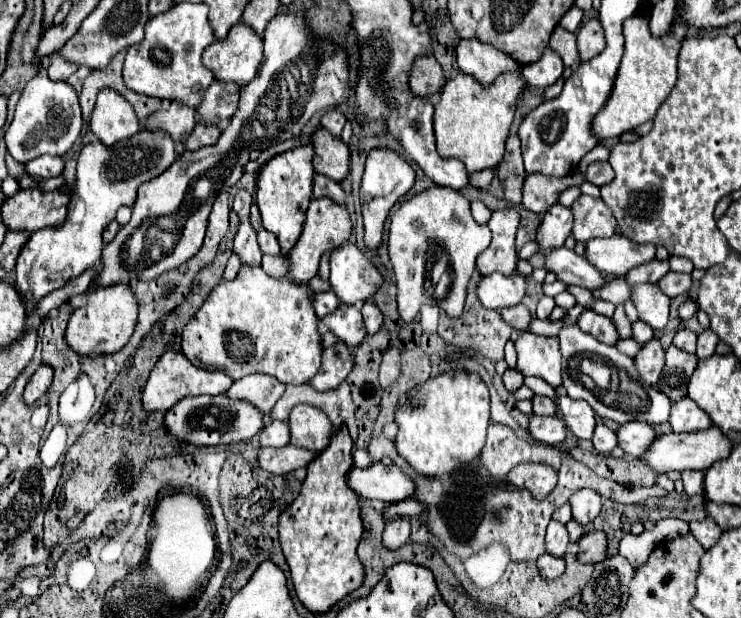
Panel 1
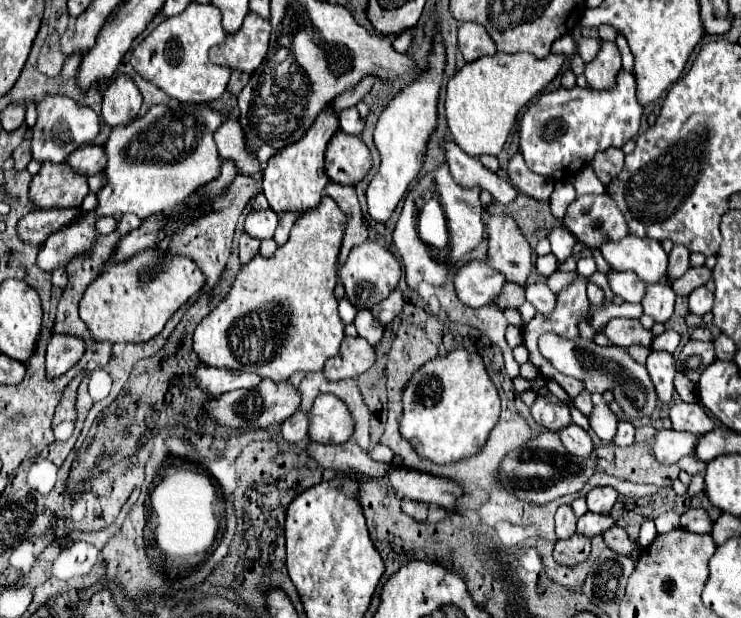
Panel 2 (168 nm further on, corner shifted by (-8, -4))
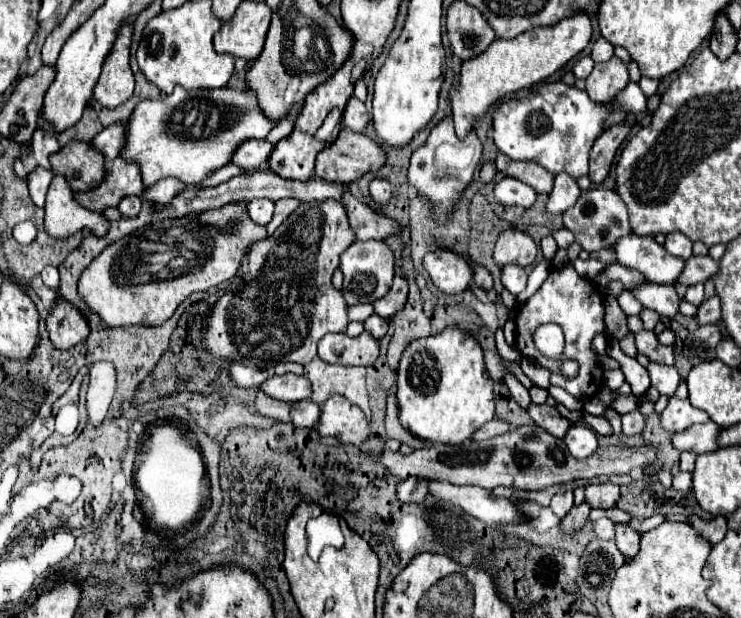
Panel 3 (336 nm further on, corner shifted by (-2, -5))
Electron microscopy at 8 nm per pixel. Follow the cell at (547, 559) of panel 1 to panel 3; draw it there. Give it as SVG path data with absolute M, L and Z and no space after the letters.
M582 502L578 506L572 506L570 512L562 518L562 530L568 532L568 534L574 534L576 530L580 530L586 520L588 520L588 514L590 514L590 504L588 502Z

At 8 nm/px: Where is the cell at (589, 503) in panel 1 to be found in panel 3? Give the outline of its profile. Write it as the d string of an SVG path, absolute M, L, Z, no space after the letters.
M612 482L586 486L586 502L590 502L592 508L614 508L618 500L620 500L620 486Z

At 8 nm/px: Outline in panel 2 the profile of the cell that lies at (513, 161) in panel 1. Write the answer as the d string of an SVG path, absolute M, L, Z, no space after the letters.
M520 151L514 153L510 163L508 163L508 179L520 193L524 193L532 199L538 199L538 201L550 199L550 195L554 191L554 181L548 177L540 177L536 173L532 173L526 167L526 161L524 161Z

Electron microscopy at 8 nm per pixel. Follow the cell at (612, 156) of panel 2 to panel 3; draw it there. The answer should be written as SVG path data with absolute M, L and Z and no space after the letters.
M618 124L618 126L612 126L610 130L602 132L600 138L594 142L592 150L590 150L590 174L588 178L594 182L594 184L600 184L610 168L612 168L612 162L614 162L614 156L620 148L620 144L626 140L626 136L630 134L634 124Z

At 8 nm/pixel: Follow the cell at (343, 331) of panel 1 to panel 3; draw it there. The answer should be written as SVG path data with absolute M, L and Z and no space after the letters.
M372 314L372 316L364 322L364 330L368 330L370 334L374 334L376 340L380 340L380 338L386 334L386 330L388 330L388 320L382 318L382 316L378 316L378 314Z

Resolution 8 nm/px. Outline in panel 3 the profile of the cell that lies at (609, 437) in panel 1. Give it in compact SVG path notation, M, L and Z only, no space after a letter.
M638 410L628 412L628 414L622 416L622 432L624 432L626 436L640 434L640 432L644 430L644 426L646 426L646 418L644 418Z

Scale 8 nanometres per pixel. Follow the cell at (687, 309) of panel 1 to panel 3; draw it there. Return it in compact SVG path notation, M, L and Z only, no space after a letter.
M694 284L694 286L688 286L686 290L686 296L684 296L690 304L694 306L700 306L704 302L704 286L702 284Z

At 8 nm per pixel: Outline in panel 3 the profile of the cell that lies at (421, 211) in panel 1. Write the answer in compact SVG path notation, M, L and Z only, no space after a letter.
M444 116L428 134L426 142L412 152L410 168L408 168L408 182L412 190L418 190L420 194L428 196L434 208L434 216L438 220L446 220L450 216L452 204L460 200L464 188L472 180L474 168L480 162L482 154L482 142L476 134L476 130L470 130L466 138L458 138L454 132L452 116Z

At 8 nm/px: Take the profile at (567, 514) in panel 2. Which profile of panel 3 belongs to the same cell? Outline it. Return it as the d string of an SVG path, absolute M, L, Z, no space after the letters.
M572 490L554 494L554 498L552 498L552 502L550 502L552 512L554 512L554 514L558 514L560 518L564 518L564 516L566 516L566 512L570 510L570 506L574 506L574 494L572 494Z

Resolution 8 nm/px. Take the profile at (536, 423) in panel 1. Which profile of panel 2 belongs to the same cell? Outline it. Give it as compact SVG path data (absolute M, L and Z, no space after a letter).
M574 423L568 425L566 429L560 429L558 437L560 437L562 445L566 447L566 451L570 455L576 455L576 457L588 457L592 453L592 449L594 449L588 431L584 431L582 427L578 427Z

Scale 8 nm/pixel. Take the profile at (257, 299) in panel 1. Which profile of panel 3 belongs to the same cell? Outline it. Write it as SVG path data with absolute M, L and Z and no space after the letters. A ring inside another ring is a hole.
M336 200L300 204L294 214L290 214L278 230L258 240L250 254L248 266L242 284L224 294L220 302L212 308L206 318L206 328L202 330L204 348L218 358L228 358L232 362L240 362L246 366L260 366L262 370L272 370L280 362L300 362L306 364L316 354L316 346L320 338L328 332L346 332L348 326L348 304L340 290L332 286L332 272L340 264L342 252L354 242L354 230L350 228L346 210ZM270 254L278 254L278 258L270 258ZM268 260L268 274L262 272Z

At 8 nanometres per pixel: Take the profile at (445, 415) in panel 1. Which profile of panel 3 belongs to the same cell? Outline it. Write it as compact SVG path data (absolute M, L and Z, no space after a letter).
M460 328L412 340L396 370L400 422L432 444L460 444L494 418L494 382L486 374L478 340Z

